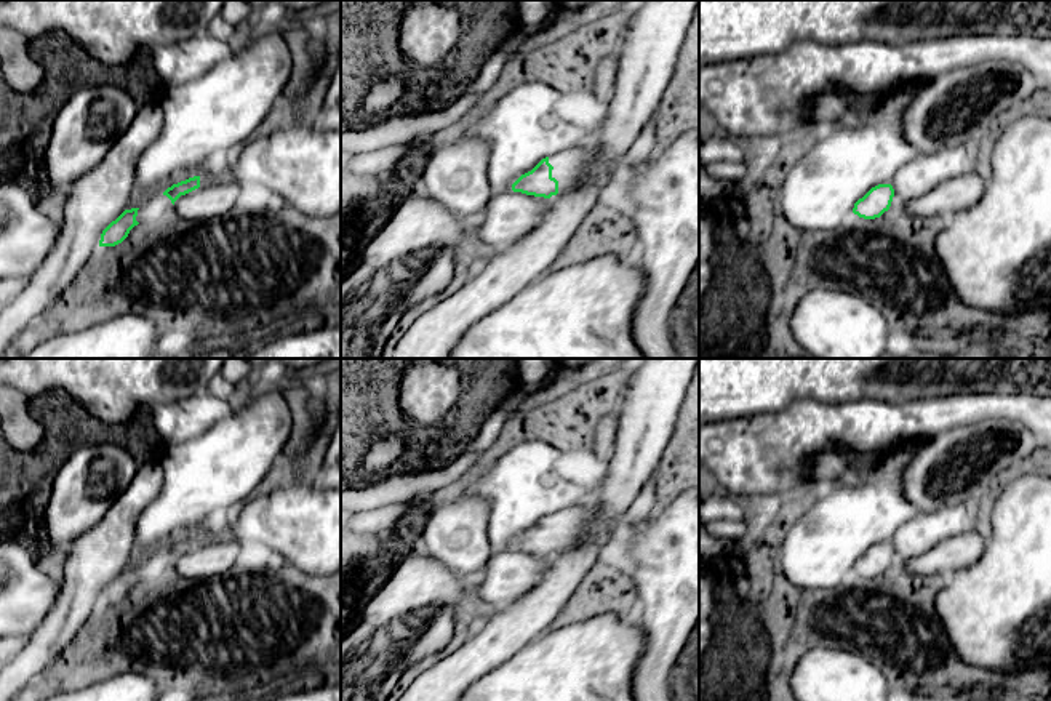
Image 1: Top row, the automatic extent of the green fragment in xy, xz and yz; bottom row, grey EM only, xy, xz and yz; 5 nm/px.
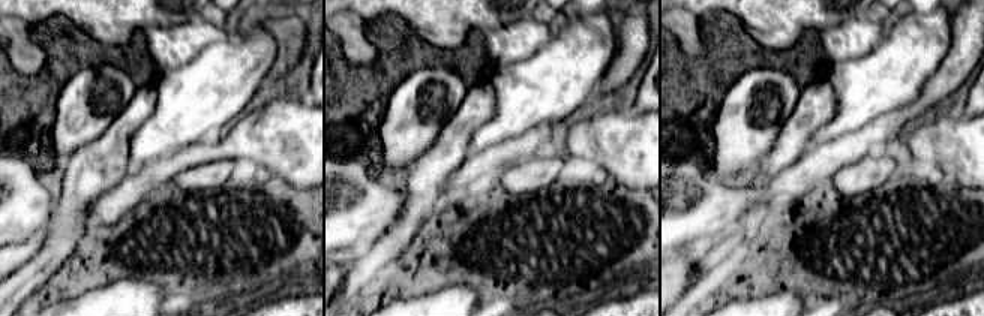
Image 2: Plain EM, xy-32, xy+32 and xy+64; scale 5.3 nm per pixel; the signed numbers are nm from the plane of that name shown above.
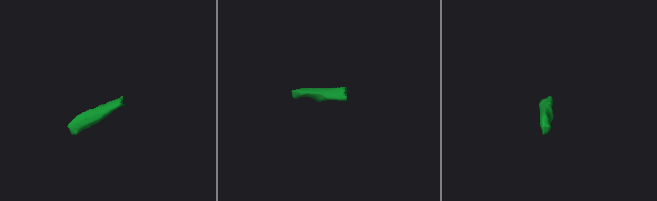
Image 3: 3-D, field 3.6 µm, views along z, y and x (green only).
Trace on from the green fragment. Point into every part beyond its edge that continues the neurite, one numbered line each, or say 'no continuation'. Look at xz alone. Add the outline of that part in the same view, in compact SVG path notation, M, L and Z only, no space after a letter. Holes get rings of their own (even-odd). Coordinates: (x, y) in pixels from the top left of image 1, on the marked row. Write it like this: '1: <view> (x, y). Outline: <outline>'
1: xz (571, 167). Outline: M592 146L566 149L549 157L549 163L553 166L552 178L558 181L558 194L581 186L595 160L597 150Z

